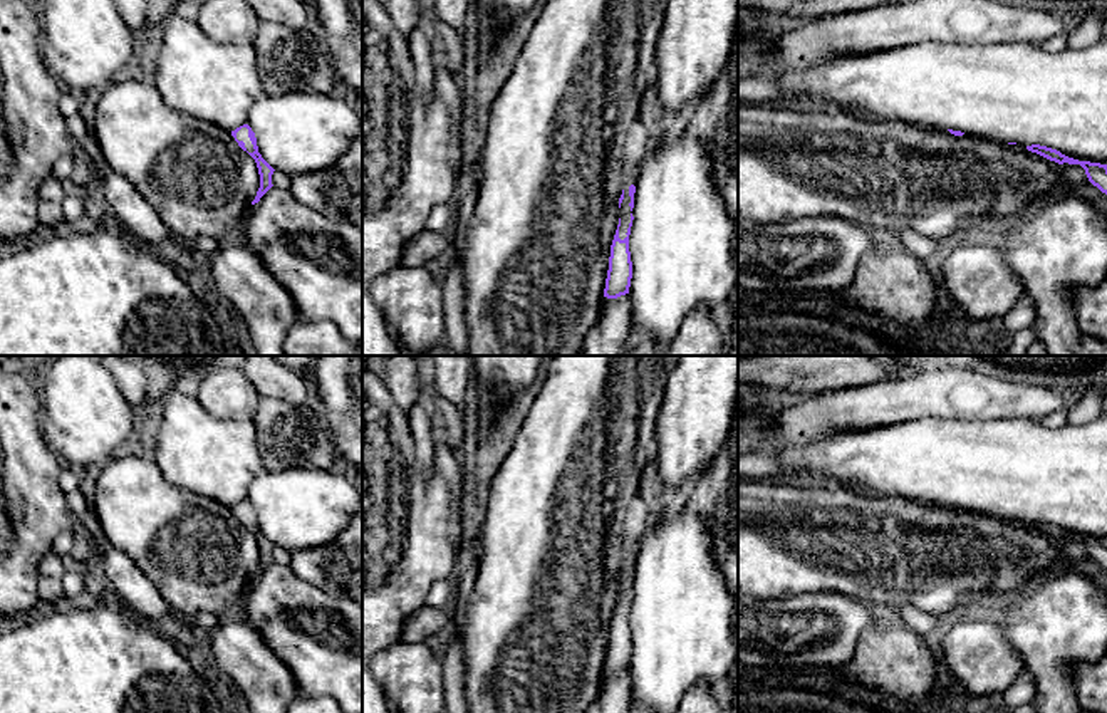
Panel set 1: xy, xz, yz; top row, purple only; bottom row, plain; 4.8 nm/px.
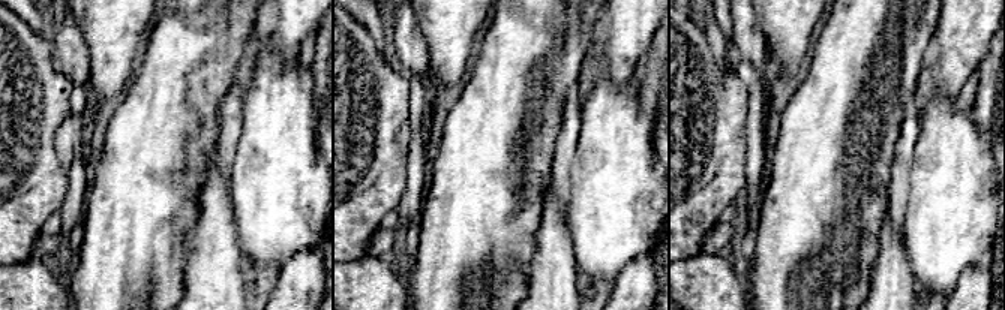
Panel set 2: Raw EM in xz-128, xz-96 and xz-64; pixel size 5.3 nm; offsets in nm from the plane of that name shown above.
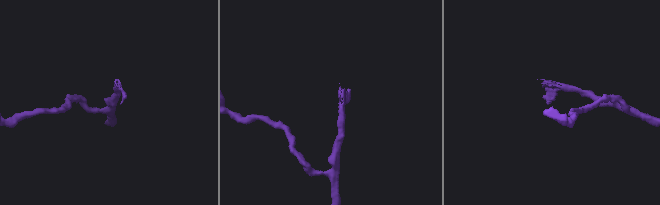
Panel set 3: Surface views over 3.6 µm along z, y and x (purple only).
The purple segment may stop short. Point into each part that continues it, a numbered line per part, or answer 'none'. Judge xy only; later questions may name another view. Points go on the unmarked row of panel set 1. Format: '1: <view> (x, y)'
1: xy (242, 510)

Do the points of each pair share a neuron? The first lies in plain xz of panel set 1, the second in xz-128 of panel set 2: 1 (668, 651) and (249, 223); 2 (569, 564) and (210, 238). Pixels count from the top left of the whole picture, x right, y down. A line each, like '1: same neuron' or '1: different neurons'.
1: same neuron
2: different neurons

